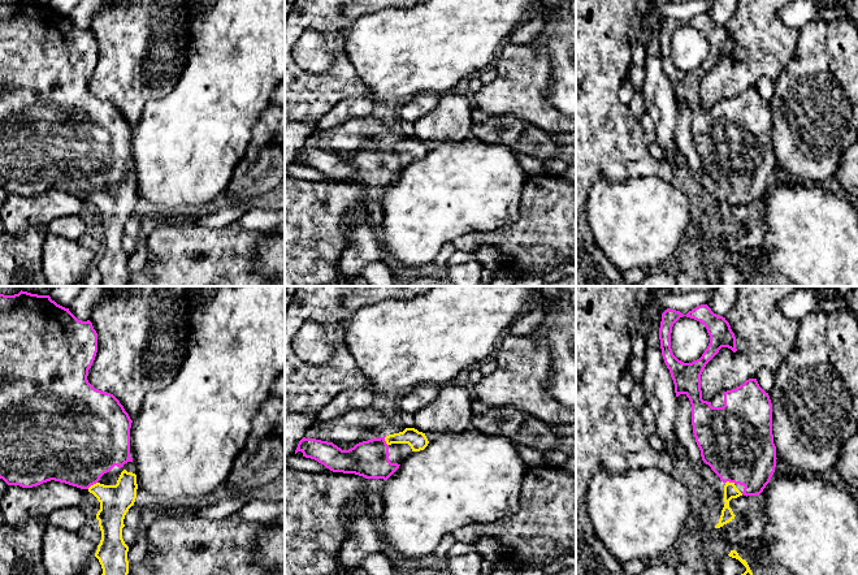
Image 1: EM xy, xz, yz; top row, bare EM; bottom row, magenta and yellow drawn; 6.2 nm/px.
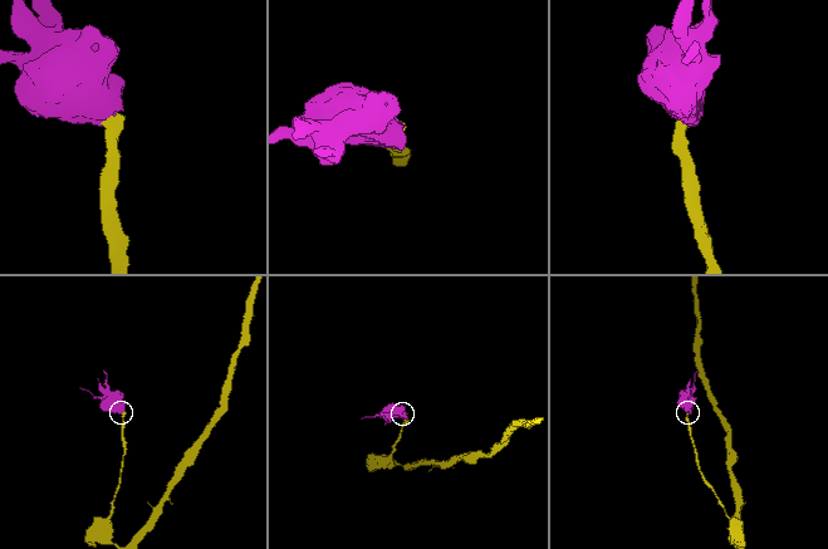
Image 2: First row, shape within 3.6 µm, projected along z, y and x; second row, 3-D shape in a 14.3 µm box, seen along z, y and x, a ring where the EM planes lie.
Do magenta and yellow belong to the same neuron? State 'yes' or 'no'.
yes

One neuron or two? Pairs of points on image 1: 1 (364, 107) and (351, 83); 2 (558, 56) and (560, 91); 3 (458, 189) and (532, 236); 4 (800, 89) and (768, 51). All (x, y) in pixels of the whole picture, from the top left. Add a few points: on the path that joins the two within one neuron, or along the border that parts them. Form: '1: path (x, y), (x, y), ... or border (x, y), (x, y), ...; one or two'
1: border (365, 94), (343, 98), (330, 109); two
2: path (560, 65), (560, 82); one
3: border (523, 195), (519, 216), (512, 223), (482, 232); two
4: border (797, 40), (793, 59), (772, 81); two

